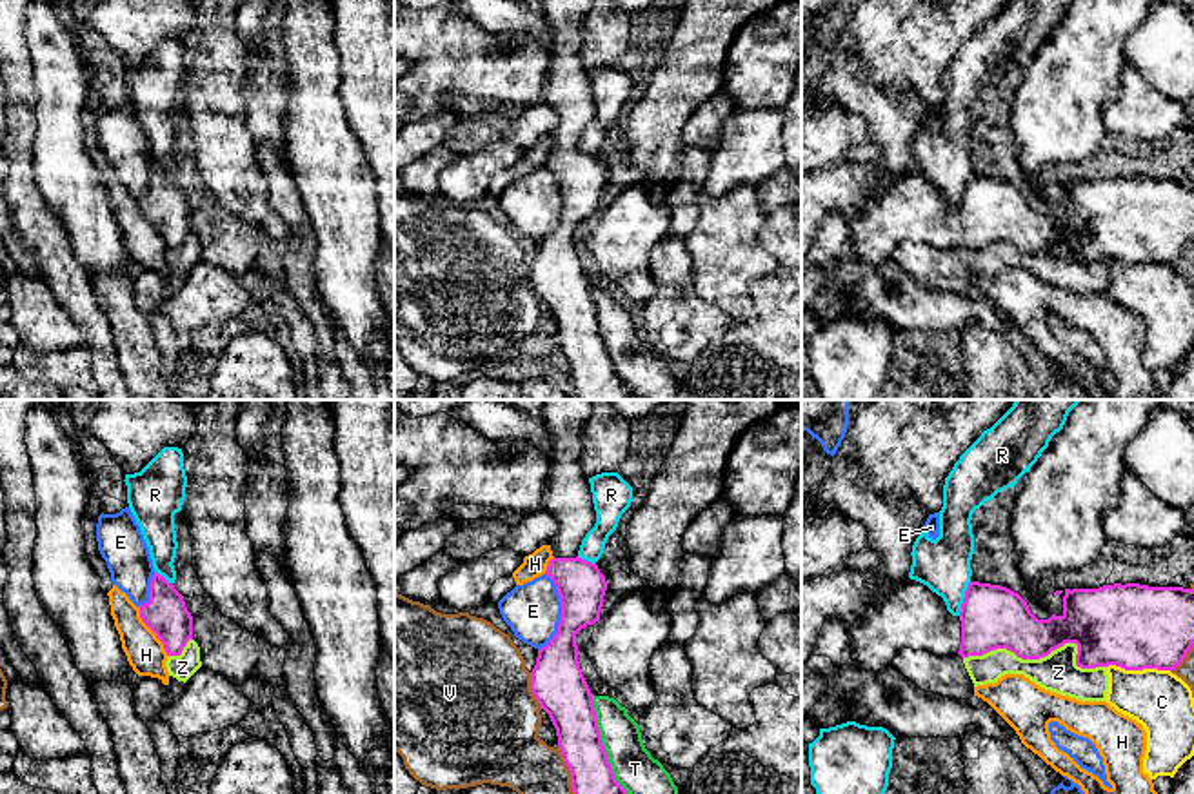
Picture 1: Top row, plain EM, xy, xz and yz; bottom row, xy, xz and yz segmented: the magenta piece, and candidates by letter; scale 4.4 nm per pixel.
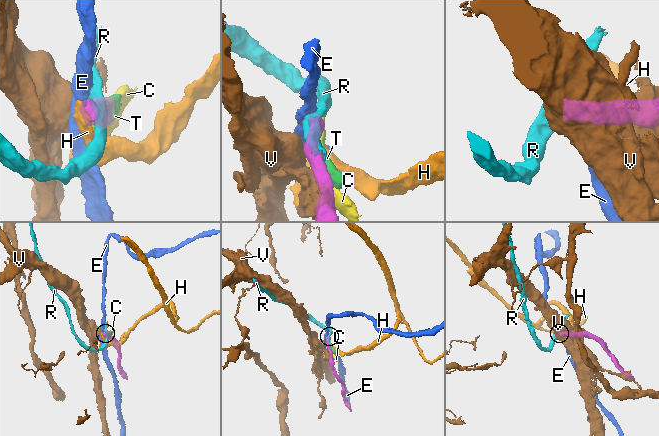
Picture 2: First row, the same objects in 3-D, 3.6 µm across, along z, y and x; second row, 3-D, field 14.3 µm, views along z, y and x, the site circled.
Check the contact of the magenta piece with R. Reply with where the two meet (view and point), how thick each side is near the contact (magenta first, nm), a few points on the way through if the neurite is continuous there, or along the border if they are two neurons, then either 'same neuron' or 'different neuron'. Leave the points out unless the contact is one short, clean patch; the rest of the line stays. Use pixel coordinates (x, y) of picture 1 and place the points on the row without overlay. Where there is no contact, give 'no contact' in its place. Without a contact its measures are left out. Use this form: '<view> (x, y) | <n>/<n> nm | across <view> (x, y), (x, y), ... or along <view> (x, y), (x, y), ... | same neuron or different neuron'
yz (964, 191) | 280/240 nm | along yz (971, 175), (958, 208) | different neuron

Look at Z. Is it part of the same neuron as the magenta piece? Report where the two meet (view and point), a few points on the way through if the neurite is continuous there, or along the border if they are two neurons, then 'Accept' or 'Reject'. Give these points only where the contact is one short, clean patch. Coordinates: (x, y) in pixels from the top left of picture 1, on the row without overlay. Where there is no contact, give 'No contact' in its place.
Touches magenta at yz (1044, 249). Reject

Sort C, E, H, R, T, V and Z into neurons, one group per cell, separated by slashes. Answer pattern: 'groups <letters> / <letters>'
groups C / E / H / R / T Z / V

